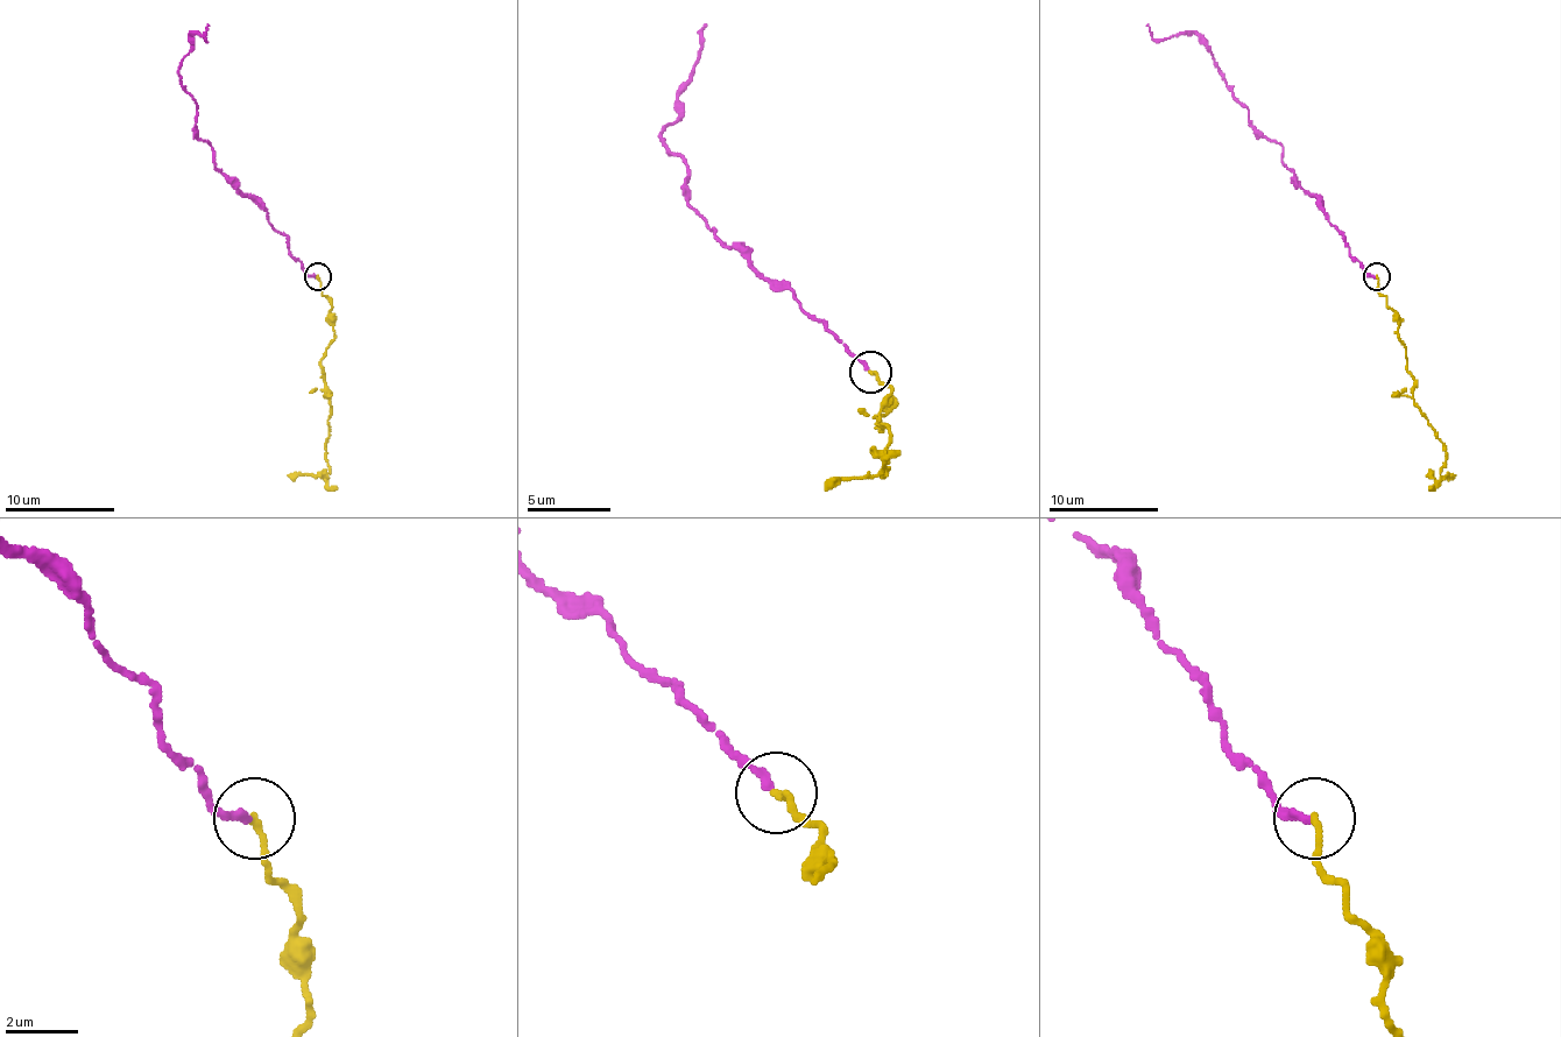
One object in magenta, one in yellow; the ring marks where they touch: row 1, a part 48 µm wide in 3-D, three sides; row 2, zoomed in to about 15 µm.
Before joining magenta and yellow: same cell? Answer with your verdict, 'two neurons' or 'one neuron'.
one neuron

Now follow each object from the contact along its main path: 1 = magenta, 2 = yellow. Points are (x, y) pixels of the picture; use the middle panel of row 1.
1: (867, 371), (797, 296), (689, 204), (689, 167), (659, 133), (680, 117), (705, 25)
2: (871, 371), (896, 403), (876, 416), (884, 429), (888, 424), (884, 474), (888, 466), (838, 479), (826, 491)

